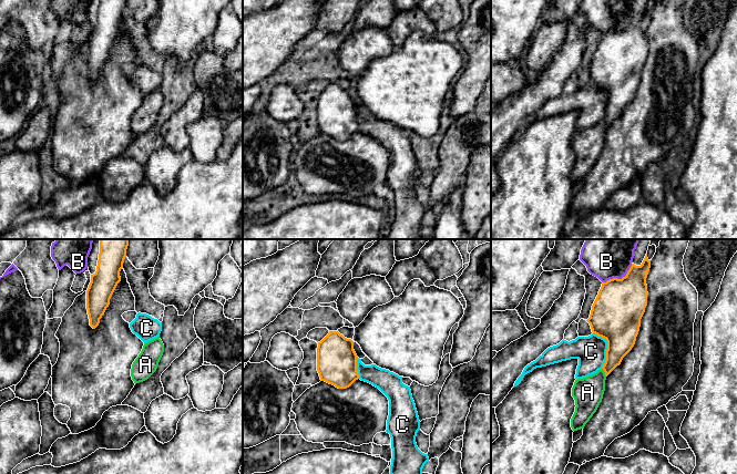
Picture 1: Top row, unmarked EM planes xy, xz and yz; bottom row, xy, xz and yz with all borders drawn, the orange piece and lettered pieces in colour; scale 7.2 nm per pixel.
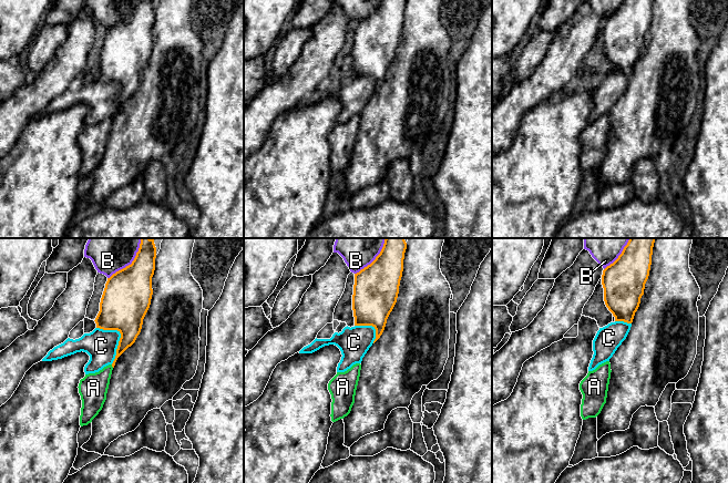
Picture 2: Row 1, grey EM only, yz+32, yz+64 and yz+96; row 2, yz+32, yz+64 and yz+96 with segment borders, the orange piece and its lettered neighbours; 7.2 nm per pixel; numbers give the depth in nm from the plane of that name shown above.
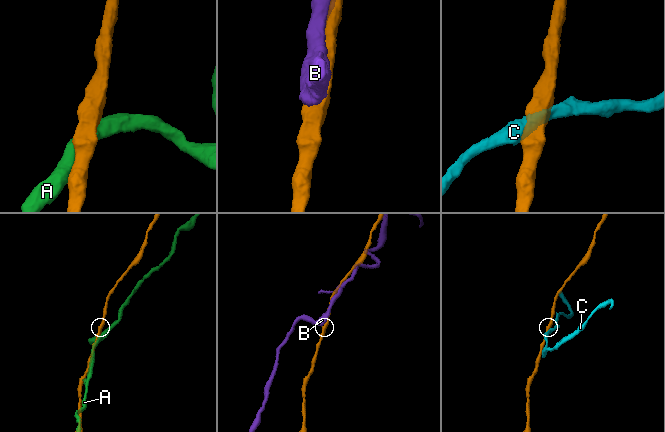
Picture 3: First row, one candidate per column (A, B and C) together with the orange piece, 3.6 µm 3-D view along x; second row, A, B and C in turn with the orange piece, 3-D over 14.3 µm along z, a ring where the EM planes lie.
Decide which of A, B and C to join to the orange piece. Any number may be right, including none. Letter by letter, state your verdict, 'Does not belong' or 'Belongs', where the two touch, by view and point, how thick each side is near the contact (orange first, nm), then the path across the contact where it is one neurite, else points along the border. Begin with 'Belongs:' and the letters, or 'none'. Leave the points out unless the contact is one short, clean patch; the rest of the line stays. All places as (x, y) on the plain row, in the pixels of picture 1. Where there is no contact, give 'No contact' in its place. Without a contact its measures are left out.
Belongs: none
A: Does not belong. Touches orange at yz (604, 123). Thickness 190 nm (orange) against 220 nm
B: Does not belong. Touches orange at yz (620, 31). Thickness 360 nm (orange) against 240 nm
C: Does not belong. Touches orange at yz (607, 100). Thickness 360 nm (orange) against 220 nm

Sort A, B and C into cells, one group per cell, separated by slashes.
A / B / C

